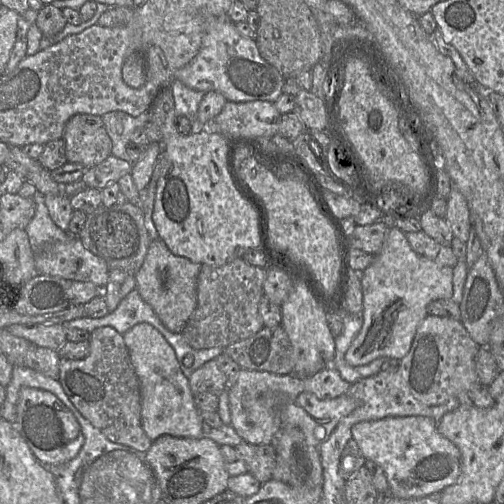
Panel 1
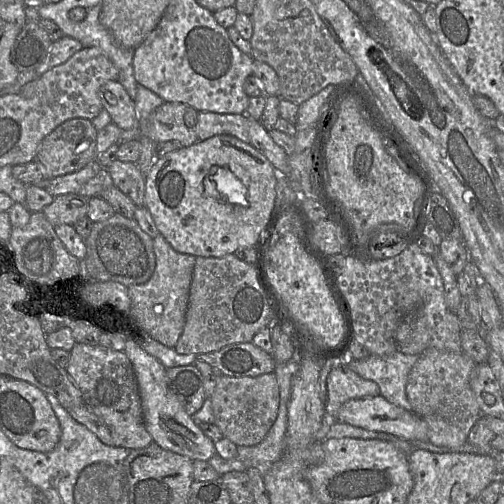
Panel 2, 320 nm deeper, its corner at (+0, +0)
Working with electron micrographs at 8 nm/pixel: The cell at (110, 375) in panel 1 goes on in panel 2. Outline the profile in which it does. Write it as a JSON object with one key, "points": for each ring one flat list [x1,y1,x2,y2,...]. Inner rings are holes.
{"points":[[75,343,65,369,80,390,85,405,111,430,115,447,133,450,153,443,144,426,137,379,124,351,115,351,101,345]]}

